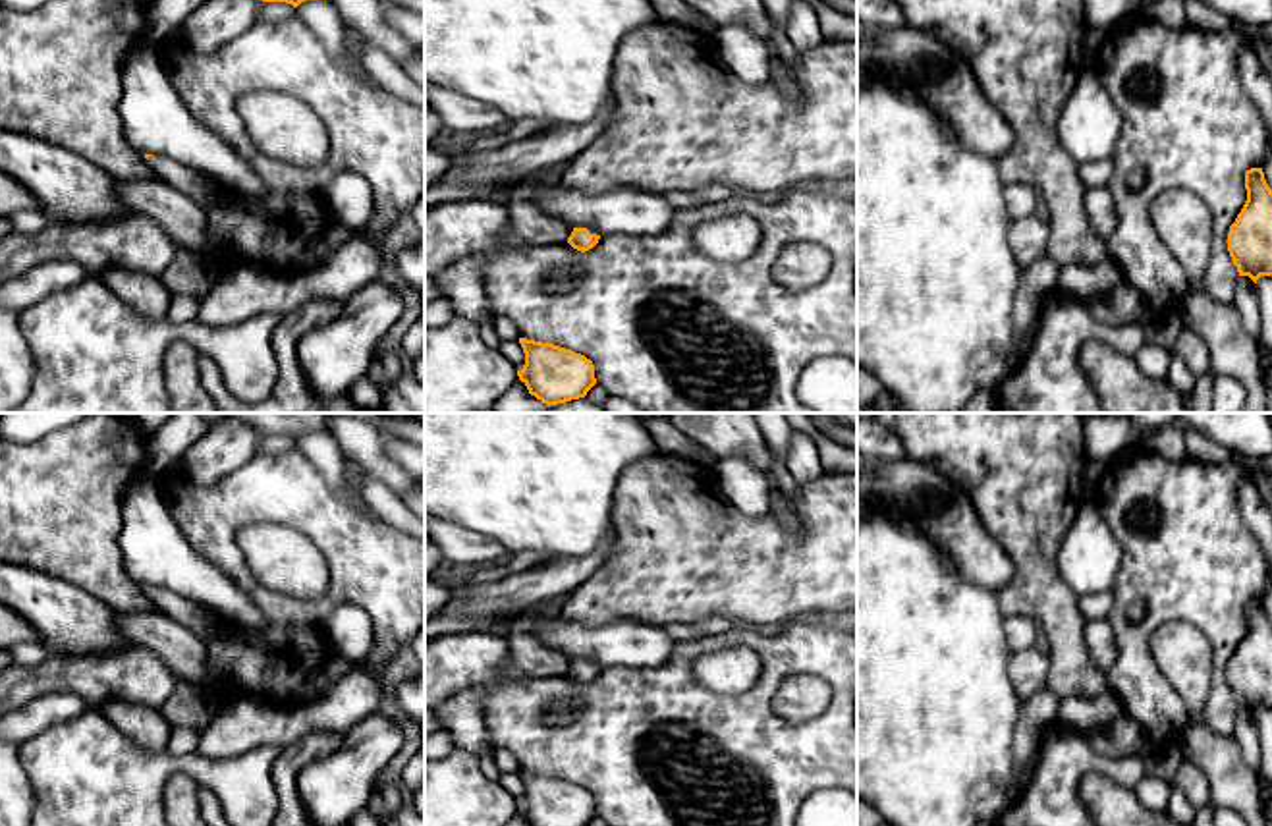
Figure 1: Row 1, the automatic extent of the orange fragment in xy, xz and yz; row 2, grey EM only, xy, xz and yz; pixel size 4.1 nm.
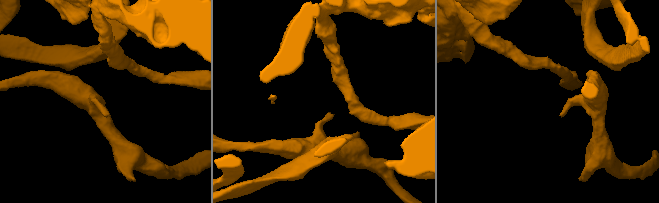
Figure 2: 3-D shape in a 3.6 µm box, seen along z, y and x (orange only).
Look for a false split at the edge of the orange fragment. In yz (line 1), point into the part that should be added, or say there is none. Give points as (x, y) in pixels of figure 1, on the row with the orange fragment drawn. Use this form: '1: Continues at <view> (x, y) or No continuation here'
1: No continuation here

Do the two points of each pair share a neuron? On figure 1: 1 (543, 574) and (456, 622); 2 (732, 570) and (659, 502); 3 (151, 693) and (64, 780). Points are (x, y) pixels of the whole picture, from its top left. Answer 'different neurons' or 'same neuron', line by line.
1: same neuron
2: same neuron
3: different neurons

